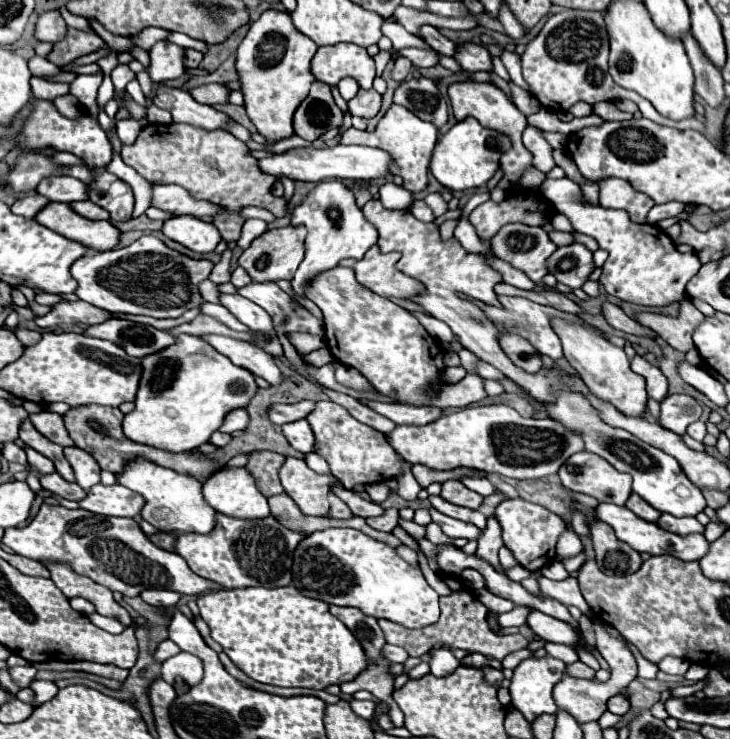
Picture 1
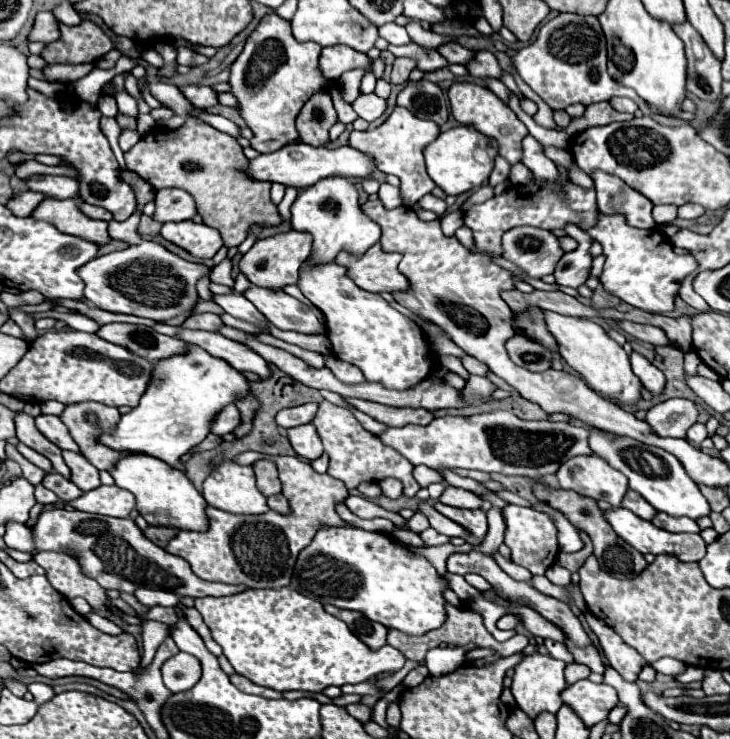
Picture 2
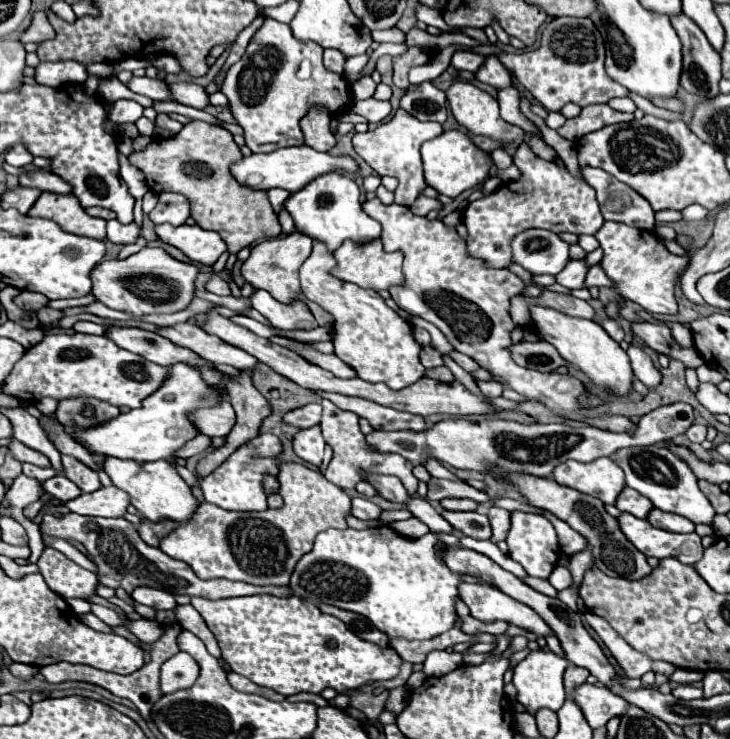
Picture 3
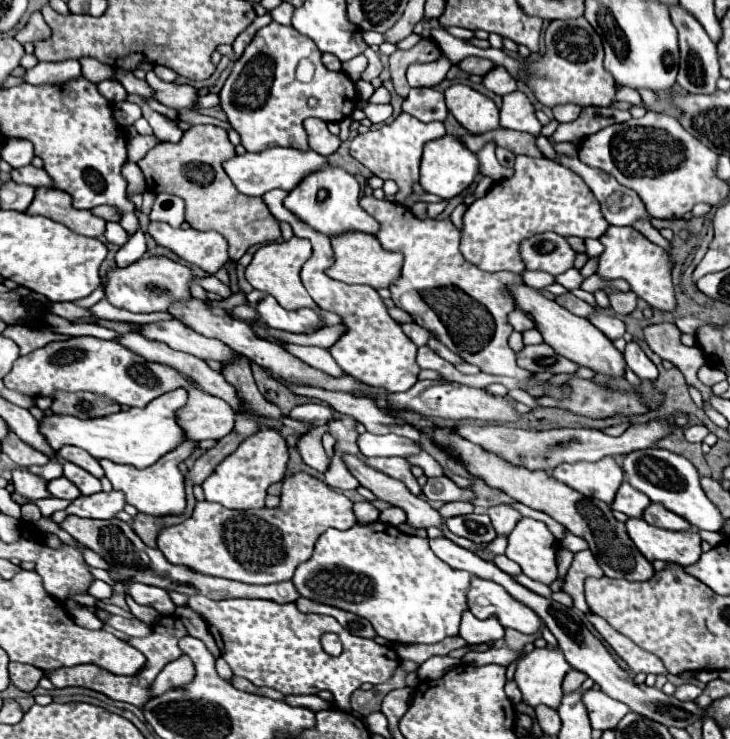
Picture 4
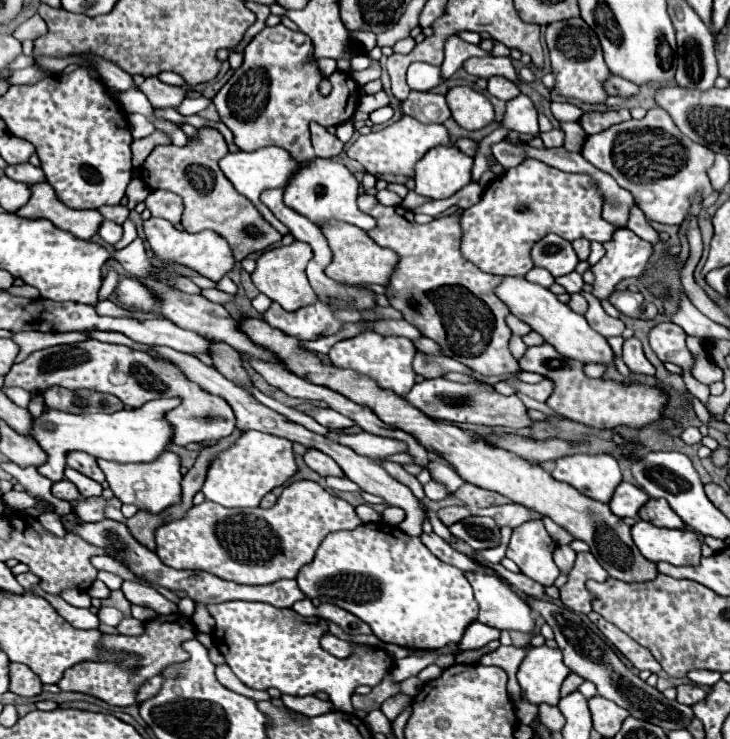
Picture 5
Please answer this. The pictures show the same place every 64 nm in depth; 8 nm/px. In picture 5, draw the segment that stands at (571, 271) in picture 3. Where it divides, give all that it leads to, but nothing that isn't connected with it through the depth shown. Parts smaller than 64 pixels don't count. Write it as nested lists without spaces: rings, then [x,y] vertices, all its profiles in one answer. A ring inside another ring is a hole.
[[[570,272],[570,274],[564,274],[564,276],[556,278],[556,282],[558,282],[560,286],[564,286],[568,294],[580,292],[580,290],[582,290],[582,286],[584,286],[584,280],[582,280],[582,276],[580,276],[578,272]]]

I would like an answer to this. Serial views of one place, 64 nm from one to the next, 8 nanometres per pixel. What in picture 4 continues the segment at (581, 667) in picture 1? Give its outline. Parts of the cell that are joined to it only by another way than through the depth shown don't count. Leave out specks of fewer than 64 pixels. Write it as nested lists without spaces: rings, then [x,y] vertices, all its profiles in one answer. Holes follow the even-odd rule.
[[[570,670],[566,676],[564,676],[564,692],[568,694],[568,692],[572,692],[572,690],[580,690],[580,686],[582,686],[582,682],[586,680],[588,676],[584,674],[584,672],[578,672],[578,670]]]

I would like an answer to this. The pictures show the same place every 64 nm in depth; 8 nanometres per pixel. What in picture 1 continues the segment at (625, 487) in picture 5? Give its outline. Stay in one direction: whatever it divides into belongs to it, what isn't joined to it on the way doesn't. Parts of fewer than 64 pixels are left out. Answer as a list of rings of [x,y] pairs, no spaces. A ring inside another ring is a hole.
[[[632,494],[628,498],[628,504],[626,504],[628,510],[632,510],[636,516],[640,516],[642,520],[648,520],[648,522],[656,522],[660,518],[660,512],[656,508],[652,508],[646,500],[642,500],[638,494]]]

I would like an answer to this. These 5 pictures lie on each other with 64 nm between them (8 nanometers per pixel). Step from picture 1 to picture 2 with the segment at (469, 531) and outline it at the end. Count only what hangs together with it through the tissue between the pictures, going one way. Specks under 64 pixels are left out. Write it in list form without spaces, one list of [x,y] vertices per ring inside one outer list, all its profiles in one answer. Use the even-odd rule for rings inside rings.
[[[422,502],[418,510],[420,510],[422,514],[426,514],[426,518],[430,520],[430,526],[432,526],[434,530],[438,530],[440,534],[446,534],[446,536],[450,536],[450,538],[454,538],[454,536],[460,536],[460,538],[472,536],[466,528],[462,528],[462,526],[456,524],[454,520],[448,520],[448,518],[442,516],[440,512],[436,512],[436,508],[432,508],[432,504],[428,504],[428,502]]]

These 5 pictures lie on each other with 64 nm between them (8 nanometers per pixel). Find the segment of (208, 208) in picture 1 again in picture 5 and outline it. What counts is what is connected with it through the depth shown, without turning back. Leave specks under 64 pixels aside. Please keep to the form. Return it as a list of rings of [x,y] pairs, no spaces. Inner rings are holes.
[[[164,190],[150,192],[146,198],[146,206],[150,208],[152,216],[164,218],[172,224],[180,224],[180,216],[182,216],[184,206],[182,206],[180,196],[176,196],[174,192],[164,192]]]

